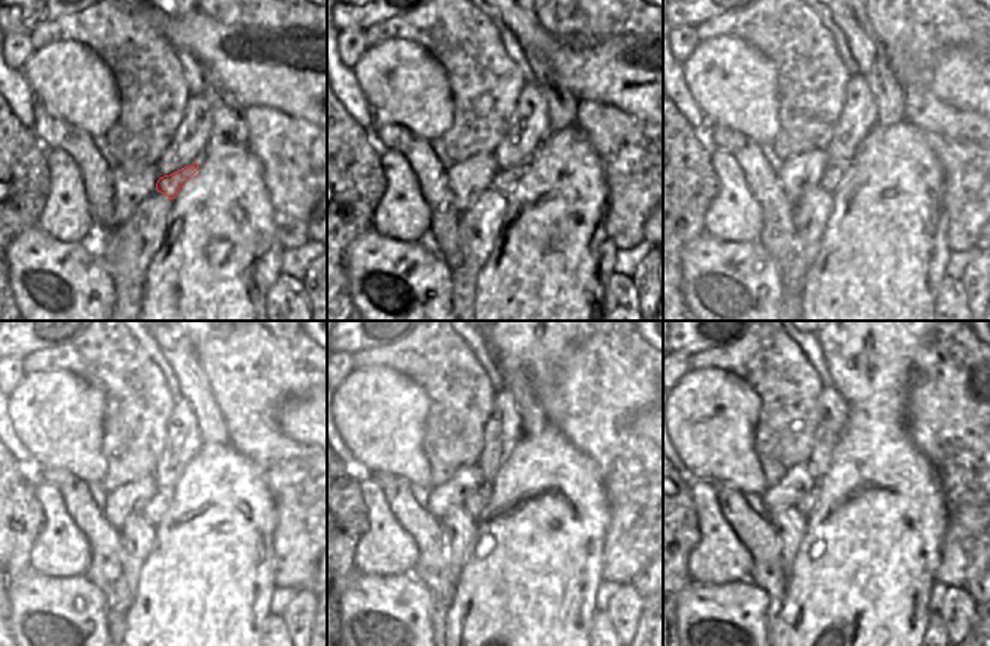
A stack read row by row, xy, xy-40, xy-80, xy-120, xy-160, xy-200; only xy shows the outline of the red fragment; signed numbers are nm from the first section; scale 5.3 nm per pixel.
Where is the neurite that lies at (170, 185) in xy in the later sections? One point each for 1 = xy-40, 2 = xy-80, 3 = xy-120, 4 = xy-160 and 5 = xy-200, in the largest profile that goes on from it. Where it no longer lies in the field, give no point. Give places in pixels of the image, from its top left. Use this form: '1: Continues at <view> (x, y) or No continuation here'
1: Continues at xy-40 (504, 180)
2: Continues at xy-80 (836, 171)
3: Continues at xy-120 (153, 511)
4: Continues at xy-160 (479, 499)
5: Continues at xy-200 (807, 502).

